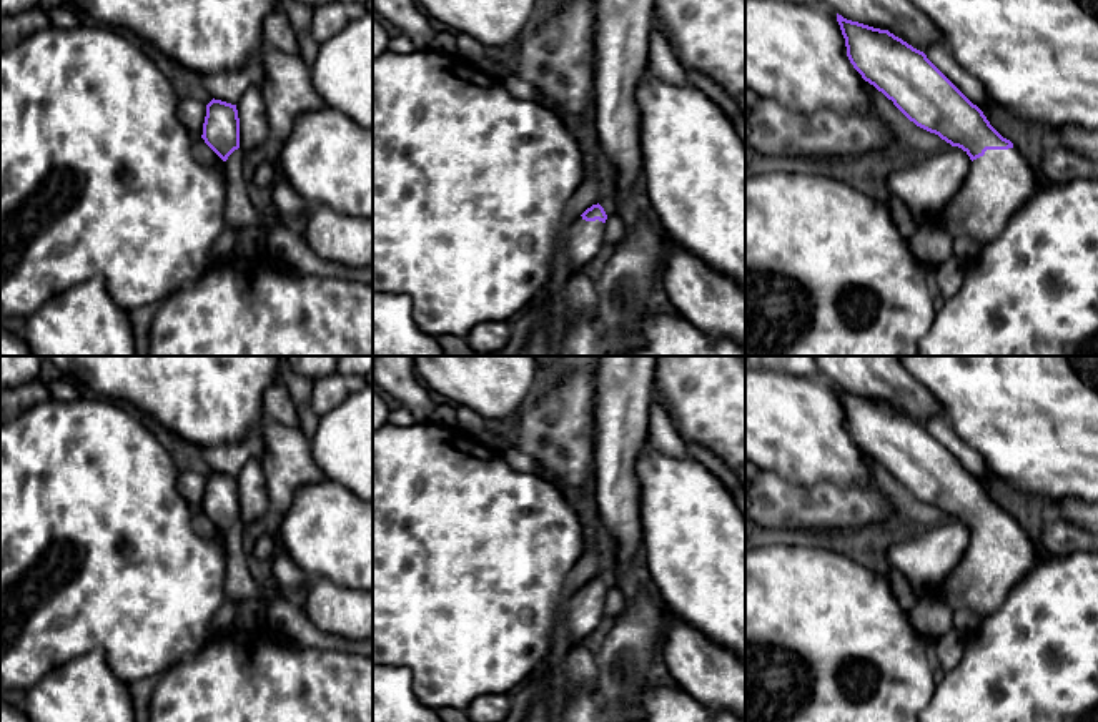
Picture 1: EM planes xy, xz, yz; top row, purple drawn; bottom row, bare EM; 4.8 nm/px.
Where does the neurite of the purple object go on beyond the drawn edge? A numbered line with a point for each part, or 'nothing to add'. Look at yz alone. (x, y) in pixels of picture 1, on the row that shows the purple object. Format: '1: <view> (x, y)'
1: yz (999, 183)

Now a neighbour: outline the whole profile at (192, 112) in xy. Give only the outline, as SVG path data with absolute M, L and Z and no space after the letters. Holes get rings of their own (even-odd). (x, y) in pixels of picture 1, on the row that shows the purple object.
M181 98L176 113L193 140L203 135L203 123L206 116L206 105L203 101Z

